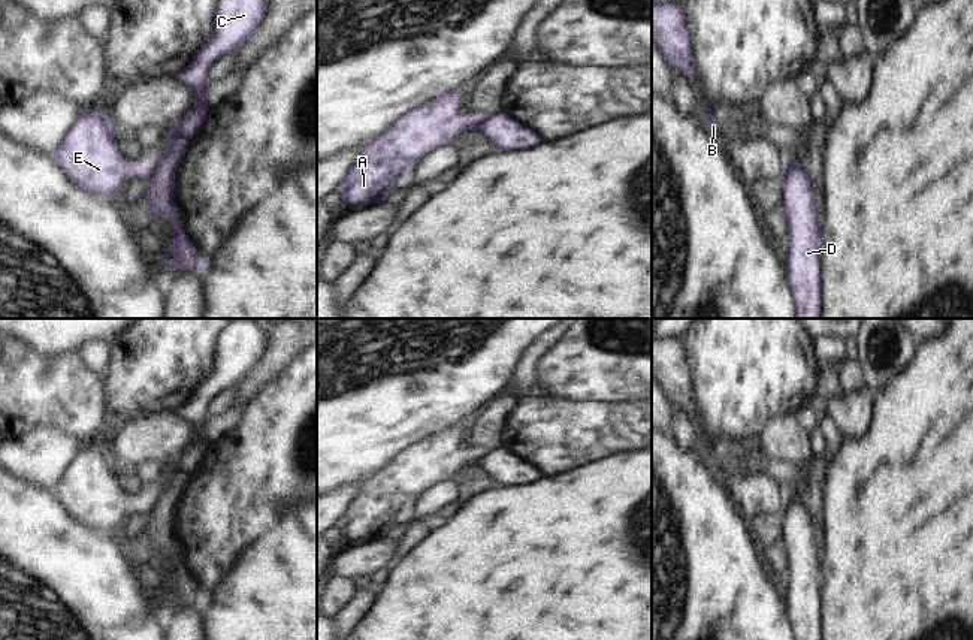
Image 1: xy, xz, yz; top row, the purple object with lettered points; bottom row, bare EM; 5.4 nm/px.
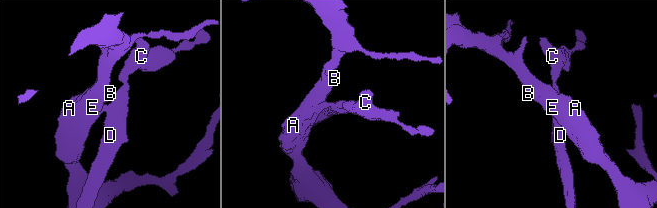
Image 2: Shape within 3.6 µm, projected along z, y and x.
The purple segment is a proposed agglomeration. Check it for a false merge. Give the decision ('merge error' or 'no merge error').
merge error

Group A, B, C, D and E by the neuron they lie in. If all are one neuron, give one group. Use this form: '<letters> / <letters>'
A B E / C D

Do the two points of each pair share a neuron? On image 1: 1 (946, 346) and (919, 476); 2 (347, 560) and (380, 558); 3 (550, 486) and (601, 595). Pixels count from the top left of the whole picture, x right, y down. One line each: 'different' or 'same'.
1: same
2: same
3: same

